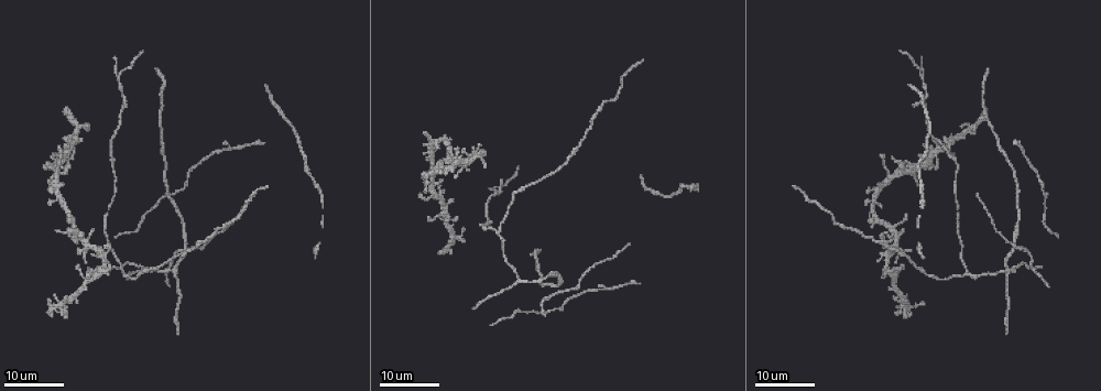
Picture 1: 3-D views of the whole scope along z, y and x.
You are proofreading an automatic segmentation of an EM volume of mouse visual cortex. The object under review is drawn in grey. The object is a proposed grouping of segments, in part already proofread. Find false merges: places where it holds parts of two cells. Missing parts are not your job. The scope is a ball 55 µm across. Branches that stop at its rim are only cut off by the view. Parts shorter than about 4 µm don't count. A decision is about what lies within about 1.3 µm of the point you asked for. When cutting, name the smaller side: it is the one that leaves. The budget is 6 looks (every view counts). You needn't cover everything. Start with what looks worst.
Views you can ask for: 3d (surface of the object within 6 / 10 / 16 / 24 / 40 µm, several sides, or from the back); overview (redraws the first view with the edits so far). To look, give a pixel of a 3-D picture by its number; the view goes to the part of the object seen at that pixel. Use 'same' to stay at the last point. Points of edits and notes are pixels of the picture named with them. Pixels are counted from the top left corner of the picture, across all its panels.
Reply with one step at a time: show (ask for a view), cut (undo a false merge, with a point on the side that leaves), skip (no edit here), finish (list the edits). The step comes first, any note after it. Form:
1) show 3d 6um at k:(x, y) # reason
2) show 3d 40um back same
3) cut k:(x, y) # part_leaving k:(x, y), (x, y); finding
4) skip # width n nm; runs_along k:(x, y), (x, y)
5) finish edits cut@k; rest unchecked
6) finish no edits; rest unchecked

show 3d 16um at 1:(452, 219)

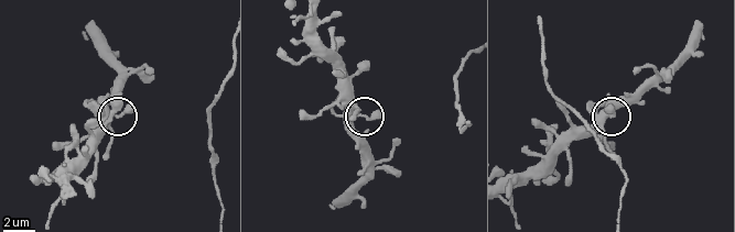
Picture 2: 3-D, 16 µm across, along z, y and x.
show 3d 6um at 2:(615, 116) # zoom in

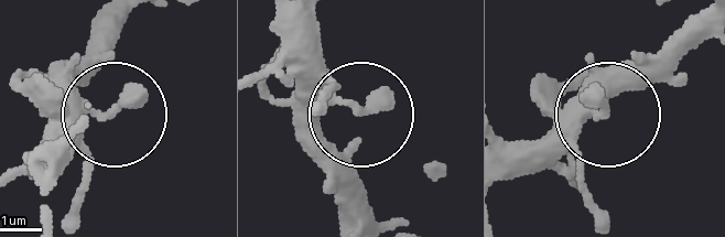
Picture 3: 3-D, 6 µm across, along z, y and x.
skip # one cell here

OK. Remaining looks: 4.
show 3d 16um at 1:(967, 274) # three-way junction

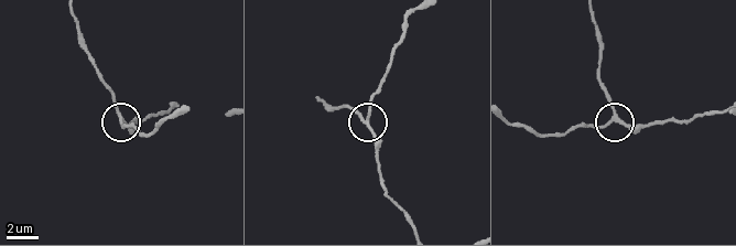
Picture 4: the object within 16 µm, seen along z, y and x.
show 3d 6um at 4:(612, 122) # zoom in

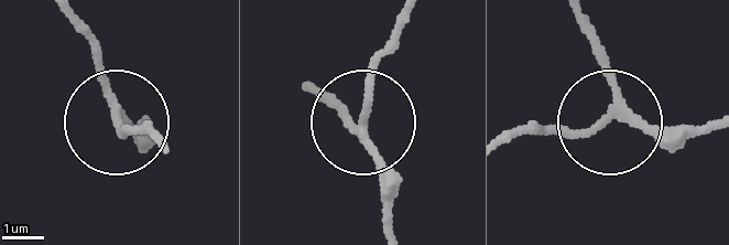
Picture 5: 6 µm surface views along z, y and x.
skip # runs_along 5:(67, 18), (91, 50), (116, 124), (148, 134); continuous, no second cell

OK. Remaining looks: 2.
show 3d 24um at 1:(564, 292) # three arms meet

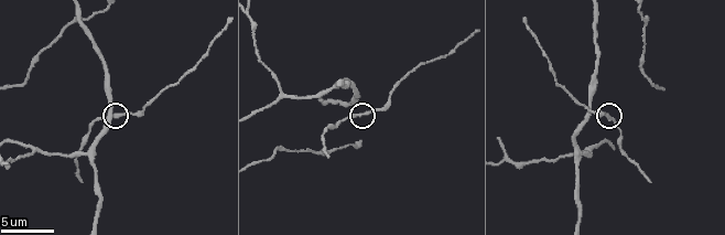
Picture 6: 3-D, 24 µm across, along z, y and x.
show 3d 6um at 6:(606, 116) # zoom in

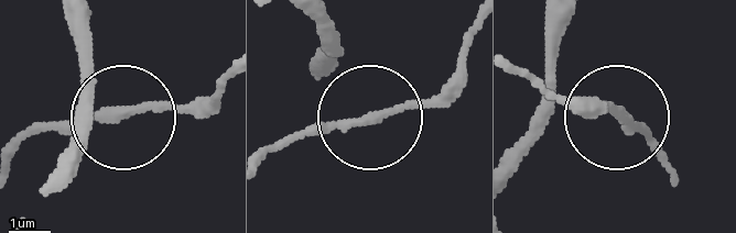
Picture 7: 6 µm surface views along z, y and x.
skip # arms 3; runs_along 7:(50, 173), (82, 120), (117, 117), (29, 131); continuous, no second cell

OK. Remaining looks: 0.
finish no edits; rest unchecked

